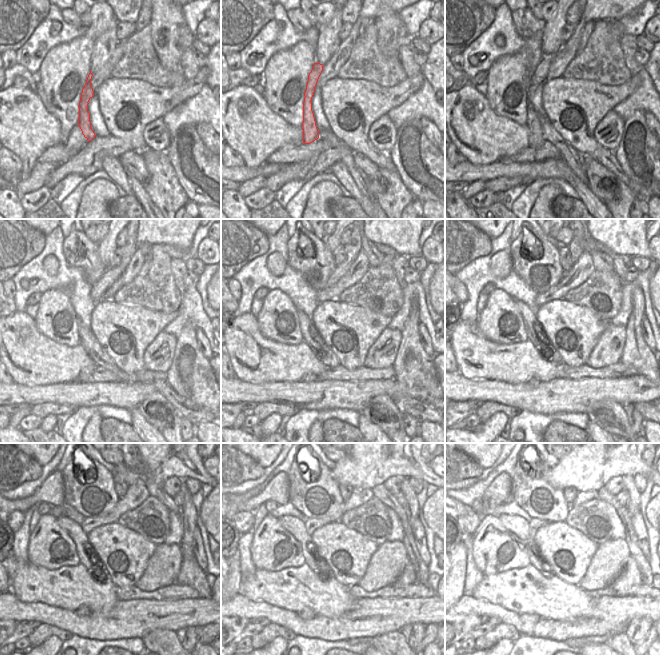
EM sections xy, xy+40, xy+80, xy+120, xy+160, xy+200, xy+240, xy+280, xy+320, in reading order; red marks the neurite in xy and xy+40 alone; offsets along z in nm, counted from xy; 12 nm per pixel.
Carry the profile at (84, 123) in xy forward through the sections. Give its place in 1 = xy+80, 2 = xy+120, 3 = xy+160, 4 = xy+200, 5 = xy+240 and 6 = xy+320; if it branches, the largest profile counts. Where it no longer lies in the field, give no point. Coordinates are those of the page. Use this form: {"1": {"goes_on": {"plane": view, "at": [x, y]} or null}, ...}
{"1": {"goes_on": {"plane": "xy+80", "at": [535, 138]}}, "2": {"goes_on": {"plane": "xy+120", "at": [98, 289]}}, "3": {"goes_on": {"plane": "xy+160", "at": [352, 248]}}, "4": {"goes_on": {"plane": "xy+200", "at": [576, 247]}}, "5": {"goes_on": {"plane": "xy+240", "at": [82, 610]}}, "6": {"goes_on": {"plane": "xy+320", "at": [529, 621]}}}

